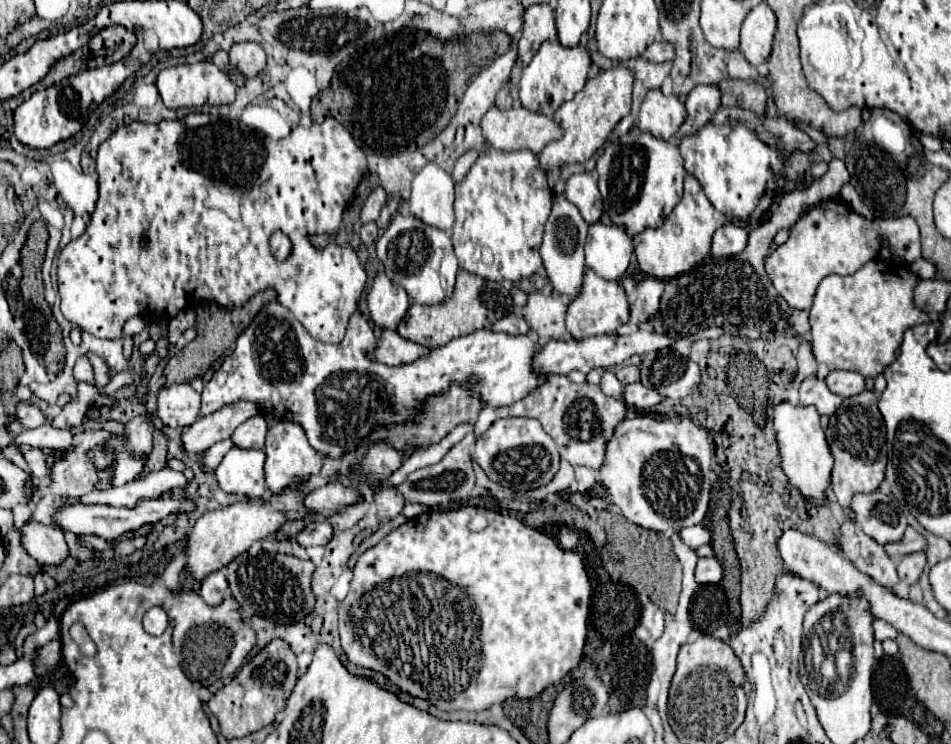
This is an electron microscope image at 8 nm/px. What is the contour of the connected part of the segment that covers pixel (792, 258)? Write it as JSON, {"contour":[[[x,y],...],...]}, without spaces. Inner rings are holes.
{"contour":[[[829,198],[807,210],[807,218],[801,216],[791,228],[789,238],[773,254],[769,254],[765,268],[791,308],[809,310],[817,284],[829,274],[855,274],[863,264],[879,254],[881,240],[887,240],[893,254],[913,262],[921,258],[919,226],[911,216],[901,218],[863,218],[843,198]]]}

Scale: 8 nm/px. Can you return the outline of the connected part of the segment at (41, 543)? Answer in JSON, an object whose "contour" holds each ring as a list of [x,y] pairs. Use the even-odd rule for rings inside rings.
{"contour":[[[23,524],[23,548],[41,564],[61,566],[69,558],[69,548],[63,530],[47,528],[45,524]]]}

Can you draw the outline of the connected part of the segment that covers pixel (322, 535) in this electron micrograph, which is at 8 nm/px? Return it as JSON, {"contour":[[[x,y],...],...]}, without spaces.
{"contour":[[[319,520],[319,524],[311,524],[307,532],[301,532],[297,536],[297,542],[309,548],[309,546],[325,546],[331,538],[333,538],[333,526],[327,520]]]}

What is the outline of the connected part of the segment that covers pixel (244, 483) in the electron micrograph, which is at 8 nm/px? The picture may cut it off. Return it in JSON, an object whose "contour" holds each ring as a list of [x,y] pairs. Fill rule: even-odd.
{"contour":[[[231,448],[217,468],[217,482],[229,494],[247,496],[251,500],[265,494],[263,476],[265,452],[263,450],[243,450]]]}

